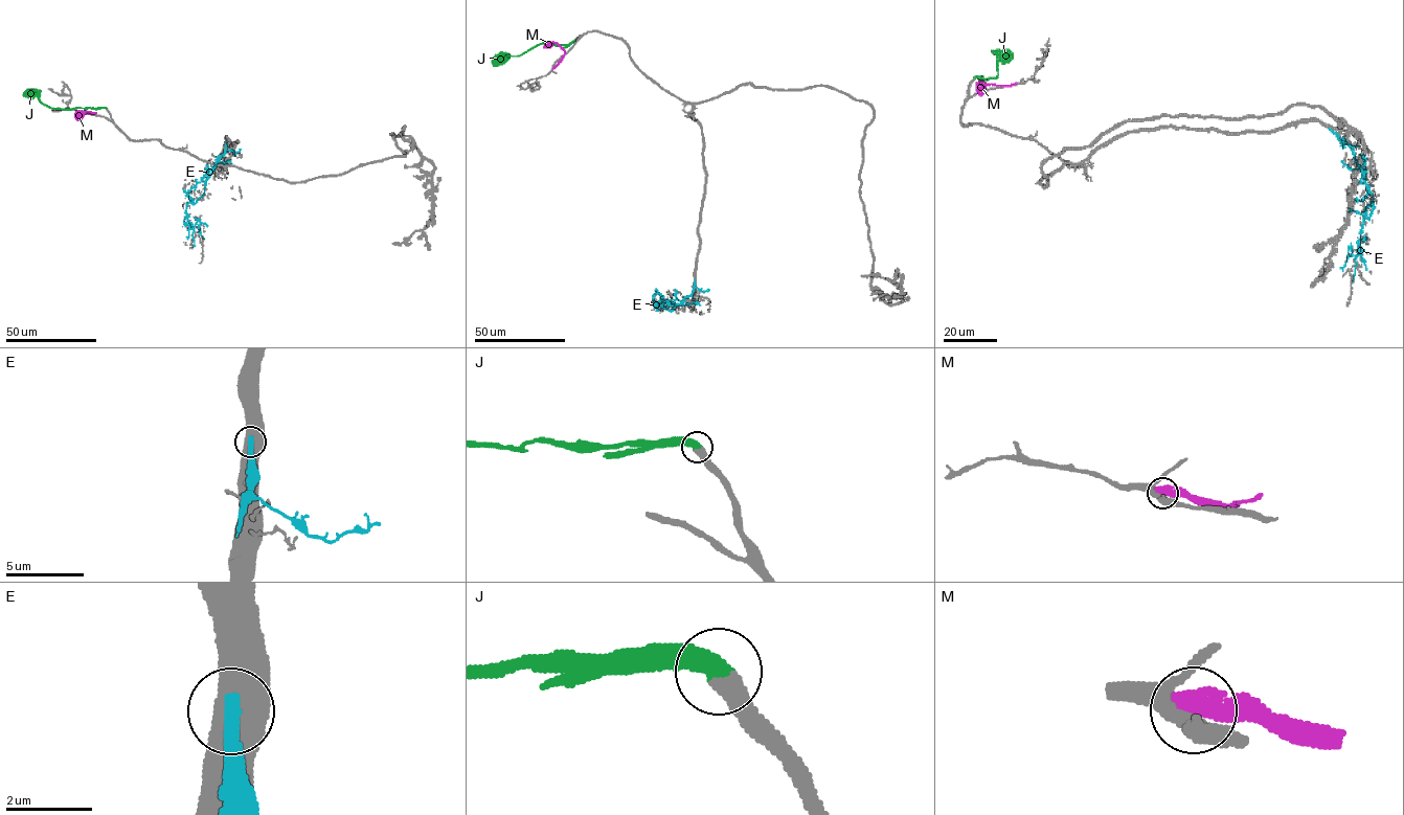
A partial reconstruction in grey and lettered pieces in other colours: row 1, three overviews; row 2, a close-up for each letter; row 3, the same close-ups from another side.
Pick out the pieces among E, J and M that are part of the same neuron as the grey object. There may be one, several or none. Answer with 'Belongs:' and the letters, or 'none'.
Belongs: J

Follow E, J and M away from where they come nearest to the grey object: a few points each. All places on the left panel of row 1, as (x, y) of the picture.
E: (226, 142), (225, 152), (205, 181), (204, 194), (187, 204), (187, 221), (193, 227), (200, 221), (204, 238)
J: (106, 108), (52, 108), (35, 94), (24, 93)
M: (85, 112), (96, 112), (83, 112), (74, 116)

